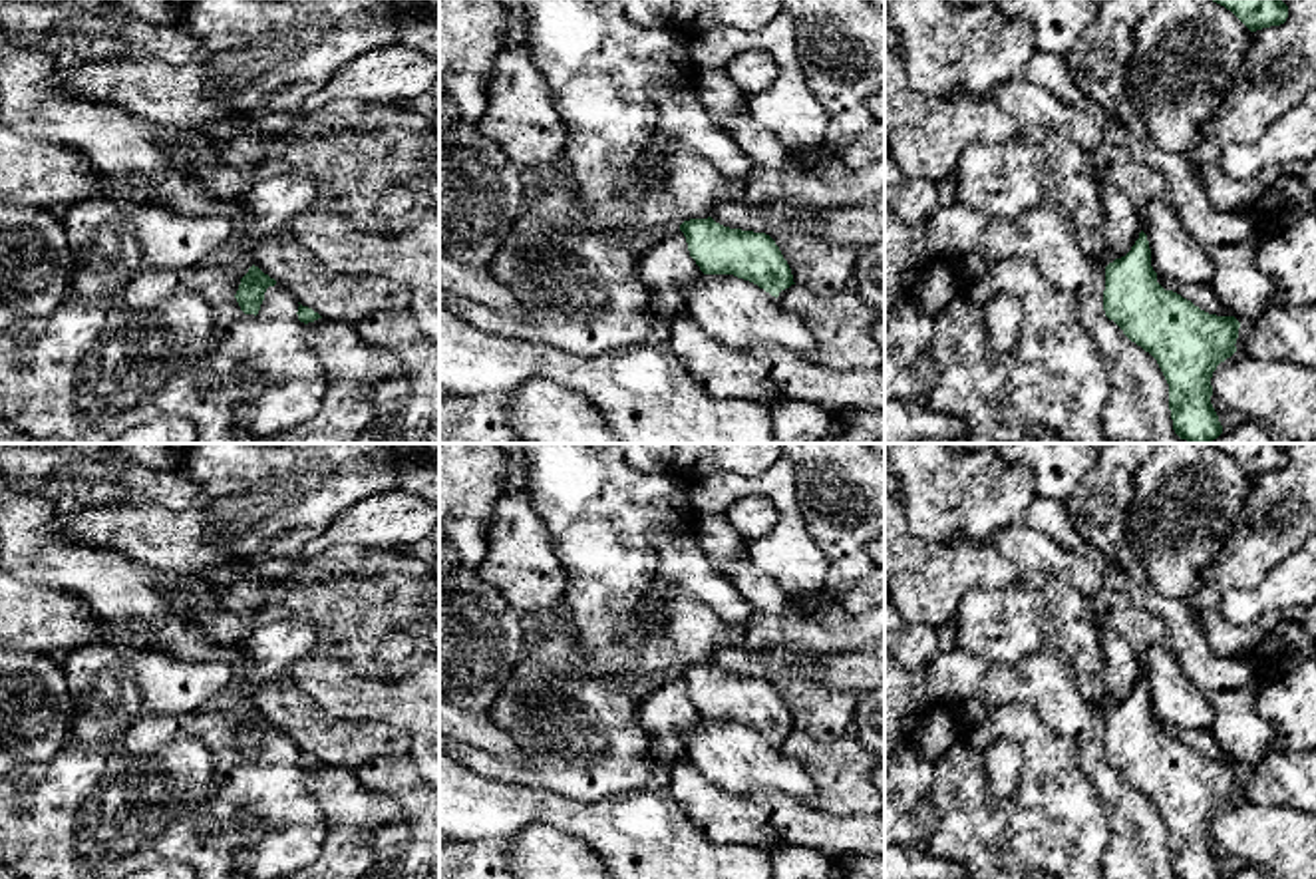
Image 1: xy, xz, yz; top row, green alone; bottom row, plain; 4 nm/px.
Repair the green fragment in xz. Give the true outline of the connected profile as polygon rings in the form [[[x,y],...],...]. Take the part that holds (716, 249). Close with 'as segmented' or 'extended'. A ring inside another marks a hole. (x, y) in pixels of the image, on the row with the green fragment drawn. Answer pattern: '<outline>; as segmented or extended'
[[[712,217],[684,221],[680,231],[704,274],[734,274],[775,298],[795,284],[779,247],[765,233],[730,229]]]; as segmented

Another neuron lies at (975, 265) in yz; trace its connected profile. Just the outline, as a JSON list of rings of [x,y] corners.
[[[972,251],[956,268],[960,280],[972,280],[986,276],[998,261],[988,261],[980,253]]]

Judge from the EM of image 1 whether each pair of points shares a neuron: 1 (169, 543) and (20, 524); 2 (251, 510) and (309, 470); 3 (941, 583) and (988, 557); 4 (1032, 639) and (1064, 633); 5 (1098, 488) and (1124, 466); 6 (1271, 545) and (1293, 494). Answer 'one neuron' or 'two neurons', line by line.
1: two neurons
2: one neuron
3: one neuron
4: two neurons
5: one neuron
6: one neuron

